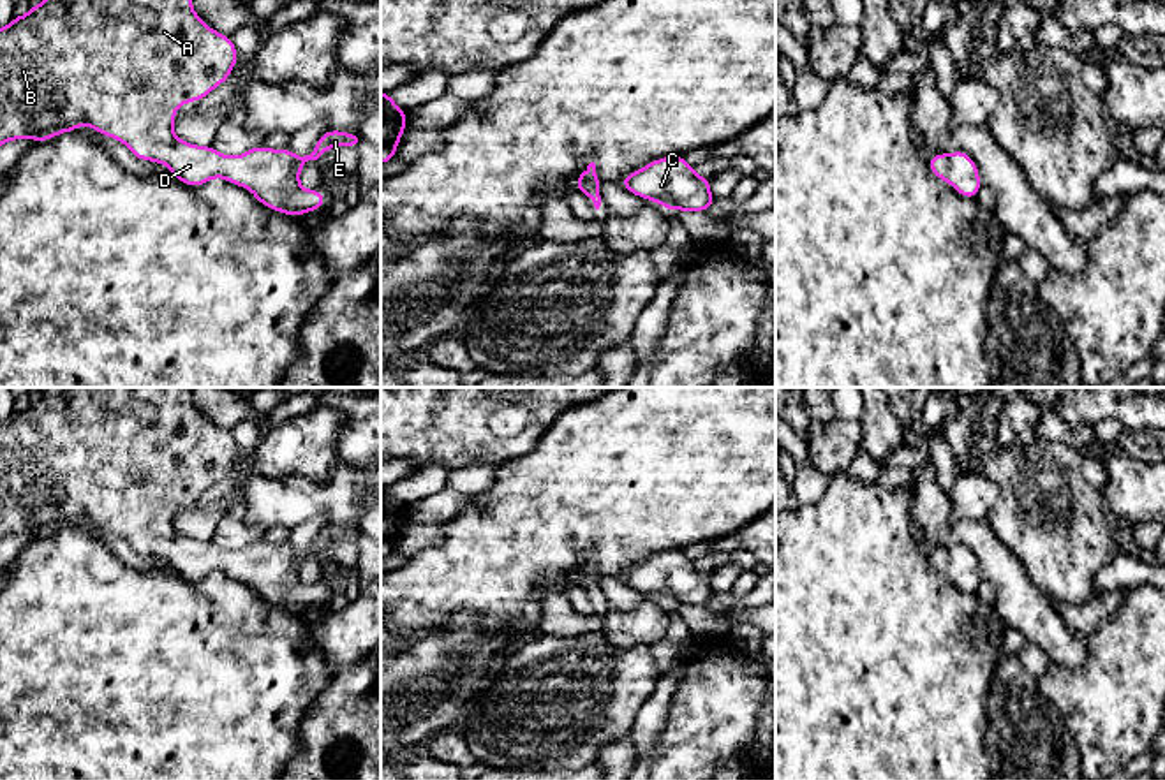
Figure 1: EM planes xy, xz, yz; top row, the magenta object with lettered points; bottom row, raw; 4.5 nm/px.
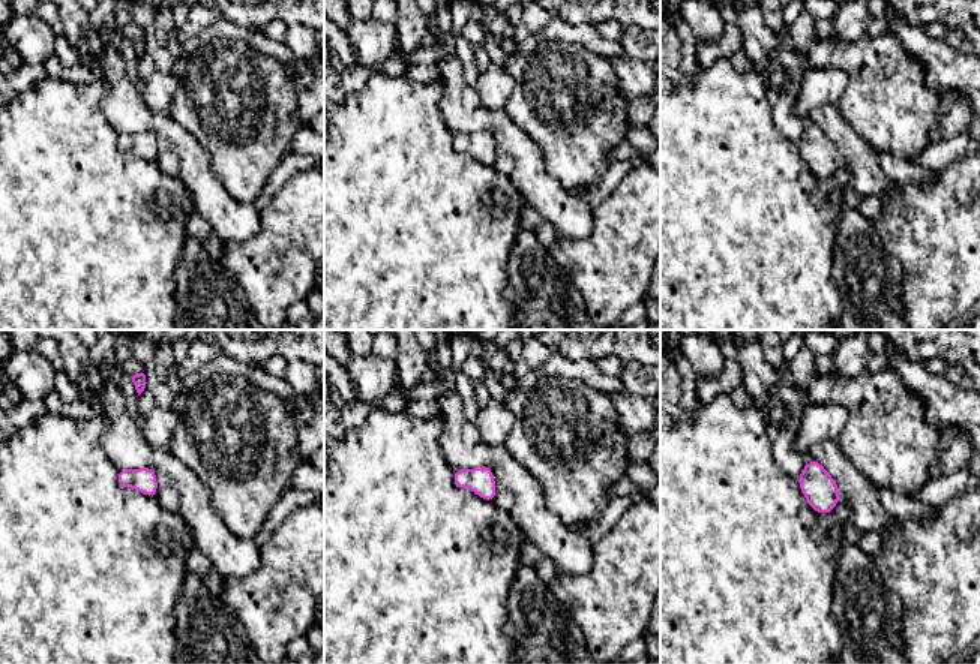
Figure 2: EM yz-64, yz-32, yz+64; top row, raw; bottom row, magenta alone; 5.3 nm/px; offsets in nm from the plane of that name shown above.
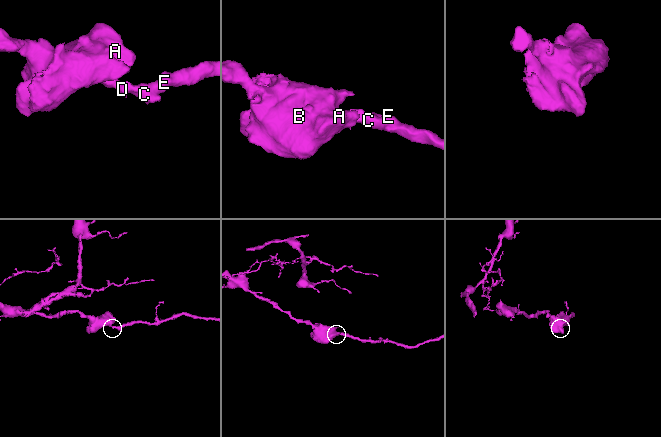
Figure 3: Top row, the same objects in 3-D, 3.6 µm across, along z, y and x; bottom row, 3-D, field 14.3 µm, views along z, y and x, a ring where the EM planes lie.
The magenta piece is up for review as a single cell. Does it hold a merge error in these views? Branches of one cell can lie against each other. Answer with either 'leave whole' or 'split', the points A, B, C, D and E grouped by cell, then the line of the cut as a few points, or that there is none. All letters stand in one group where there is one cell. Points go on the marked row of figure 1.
leave whole | A B C D E | no cut

